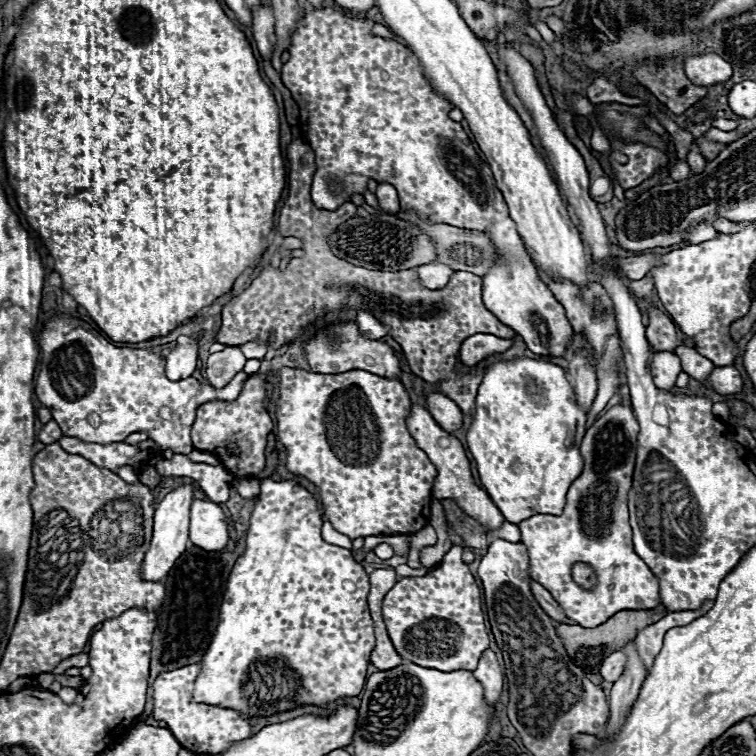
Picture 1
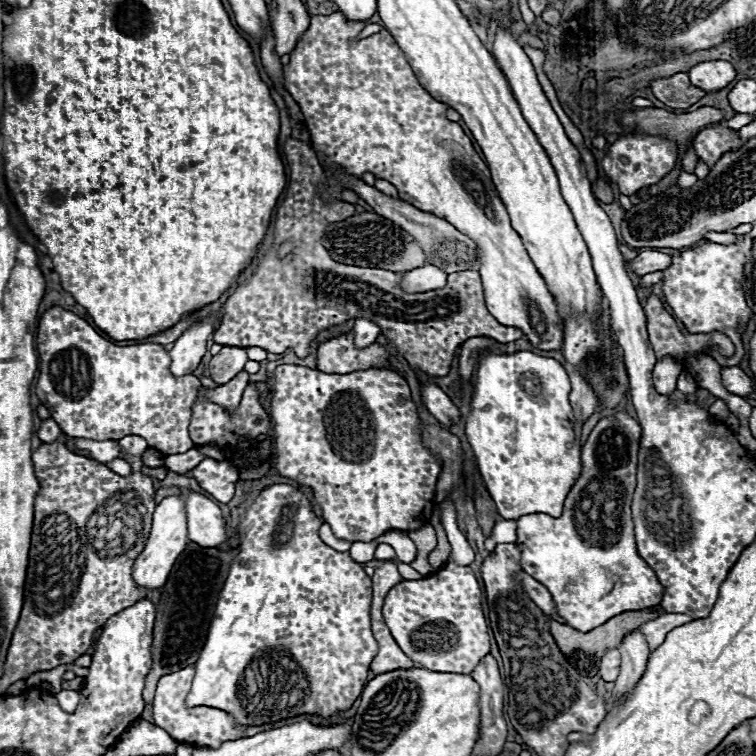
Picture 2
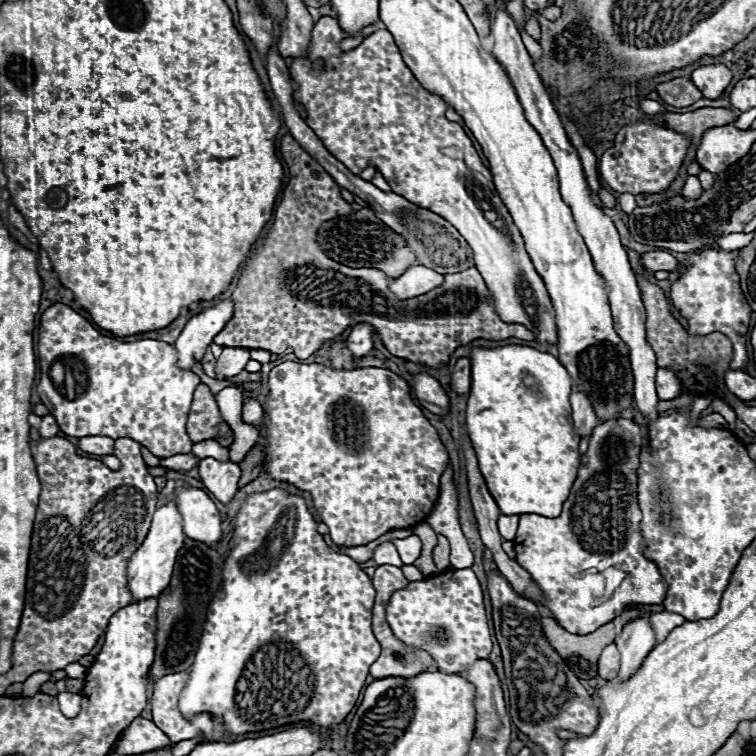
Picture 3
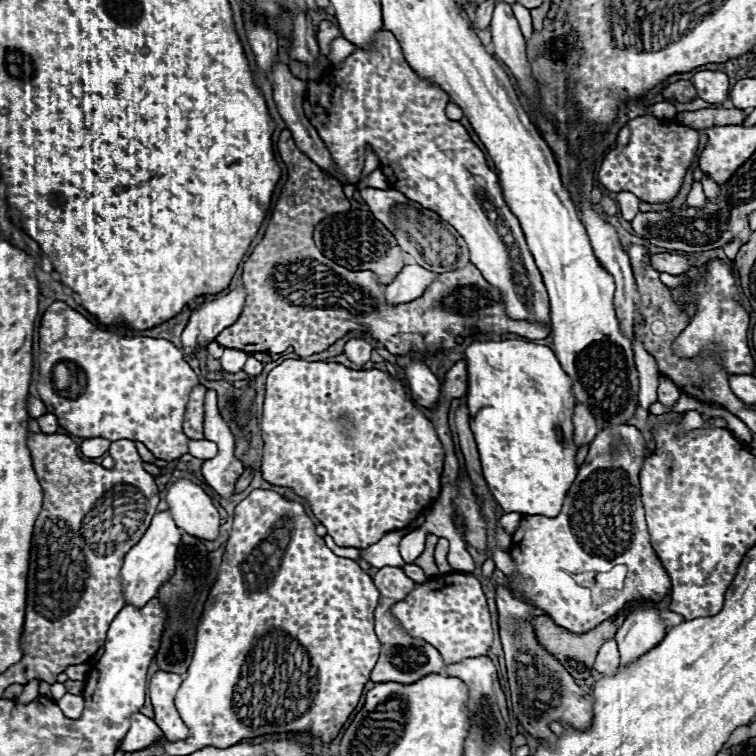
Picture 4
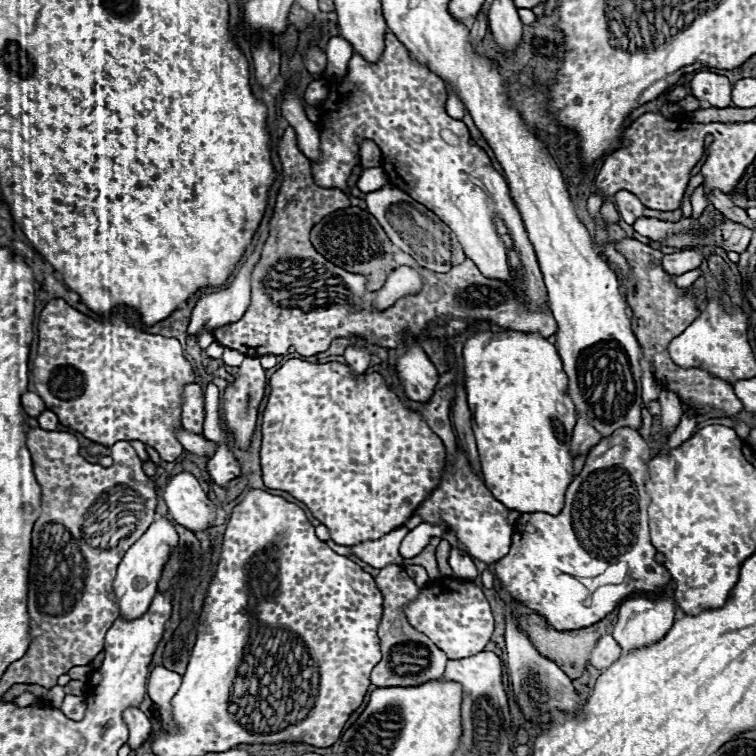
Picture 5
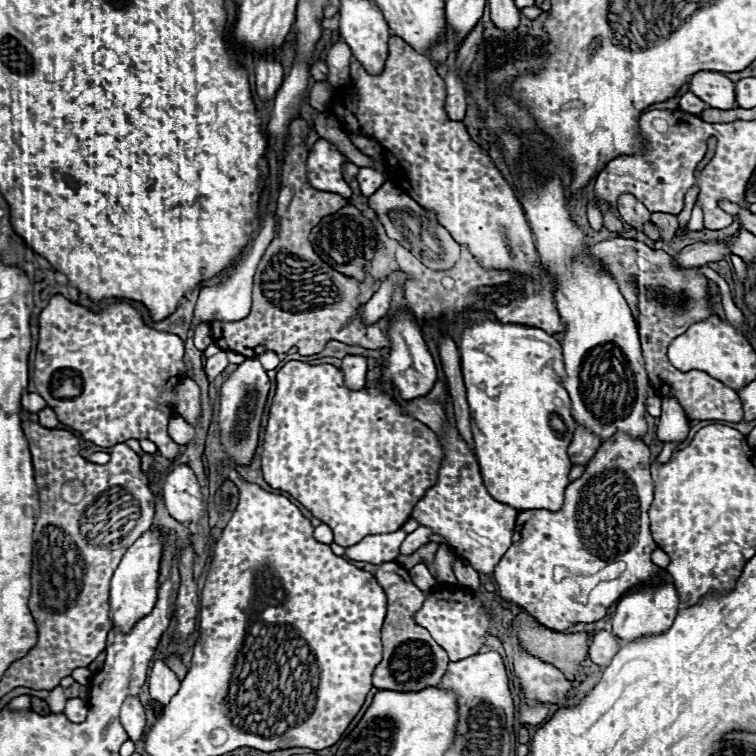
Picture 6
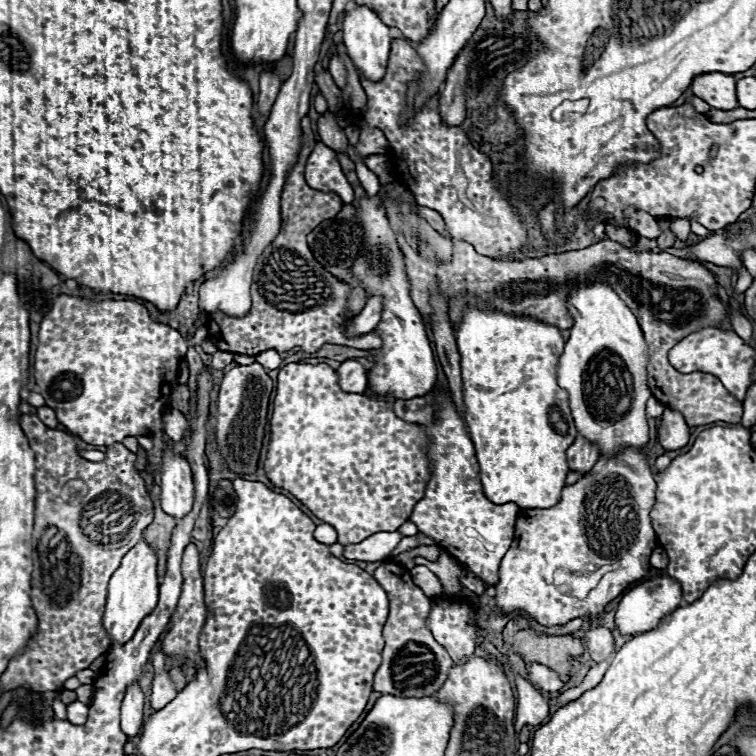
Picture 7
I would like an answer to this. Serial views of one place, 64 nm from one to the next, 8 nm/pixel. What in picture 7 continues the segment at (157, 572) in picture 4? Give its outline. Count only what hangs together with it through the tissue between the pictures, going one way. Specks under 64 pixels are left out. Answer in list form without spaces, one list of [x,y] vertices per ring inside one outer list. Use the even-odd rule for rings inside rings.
[[[140,540],[124,558],[120,568],[112,574],[108,584],[108,600],[104,610],[104,628],[108,636],[116,642],[128,642],[136,628],[140,626],[140,620],[148,616],[156,604],[158,604],[158,576],[156,576],[156,564],[158,556],[156,550]]]

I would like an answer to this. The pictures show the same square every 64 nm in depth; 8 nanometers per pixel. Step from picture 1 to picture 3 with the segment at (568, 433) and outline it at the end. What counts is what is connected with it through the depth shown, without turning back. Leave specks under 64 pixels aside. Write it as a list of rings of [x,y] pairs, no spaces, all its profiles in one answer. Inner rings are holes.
[[[500,346],[500,348],[474,348],[472,350],[472,390],[470,390],[470,398],[468,398],[468,410],[466,410],[466,426],[468,426],[468,434],[472,440],[472,446],[476,450],[478,456],[478,464],[480,464],[480,472],[486,480],[486,486],[490,490],[490,494],[494,496],[500,512],[504,516],[522,516],[522,514],[540,514],[540,516],[548,516],[548,518],[556,518],[560,516],[562,504],[570,494],[570,488],[576,480],[578,468],[580,468],[580,452],[578,452],[578,440],[574,436],[574,424],[572,424],[572,410],[570,410],[570,388],[572,388],[572,378],[568,376],[566,368],[558,362],[558,358],[554,358],[552,354],[528,348],[528,346]]]

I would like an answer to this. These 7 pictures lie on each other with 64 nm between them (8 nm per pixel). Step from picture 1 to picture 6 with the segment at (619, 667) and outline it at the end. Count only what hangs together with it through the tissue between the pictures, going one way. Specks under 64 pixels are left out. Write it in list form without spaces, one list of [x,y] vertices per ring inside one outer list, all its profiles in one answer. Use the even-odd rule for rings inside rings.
[[[600,630],[594,634],[594,640],[592,640],[592,646],[590,646],[590,660],[598,666],[608,666],[610,660],[616,656],[618,652],[618,642],[616,638],[612,636],[612,632],[606,632],[606,630]]]

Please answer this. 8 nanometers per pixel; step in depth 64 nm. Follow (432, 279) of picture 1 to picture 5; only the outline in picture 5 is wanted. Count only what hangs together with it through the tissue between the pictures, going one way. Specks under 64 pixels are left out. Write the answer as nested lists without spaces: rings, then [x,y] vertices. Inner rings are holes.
[[[400,266],[388,276],[386,284],[378,290],[376,300],[374,300],[374,308],[390,308],[400,298],[406,298],[410,294],[418,294],[420,288],[422,288],[420,272],[410,266]]]

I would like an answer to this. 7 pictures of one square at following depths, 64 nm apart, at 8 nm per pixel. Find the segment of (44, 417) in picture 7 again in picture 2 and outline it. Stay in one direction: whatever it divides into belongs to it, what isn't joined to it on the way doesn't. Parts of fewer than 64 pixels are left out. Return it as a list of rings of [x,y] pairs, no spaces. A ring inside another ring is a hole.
[[[48,418],[48,420],[42,422],[42,426],[38,430],[38,438],[42,442],[54,442],[54,440],[62,438],[62,430],[60,430],[60,426],[52,418]]]

